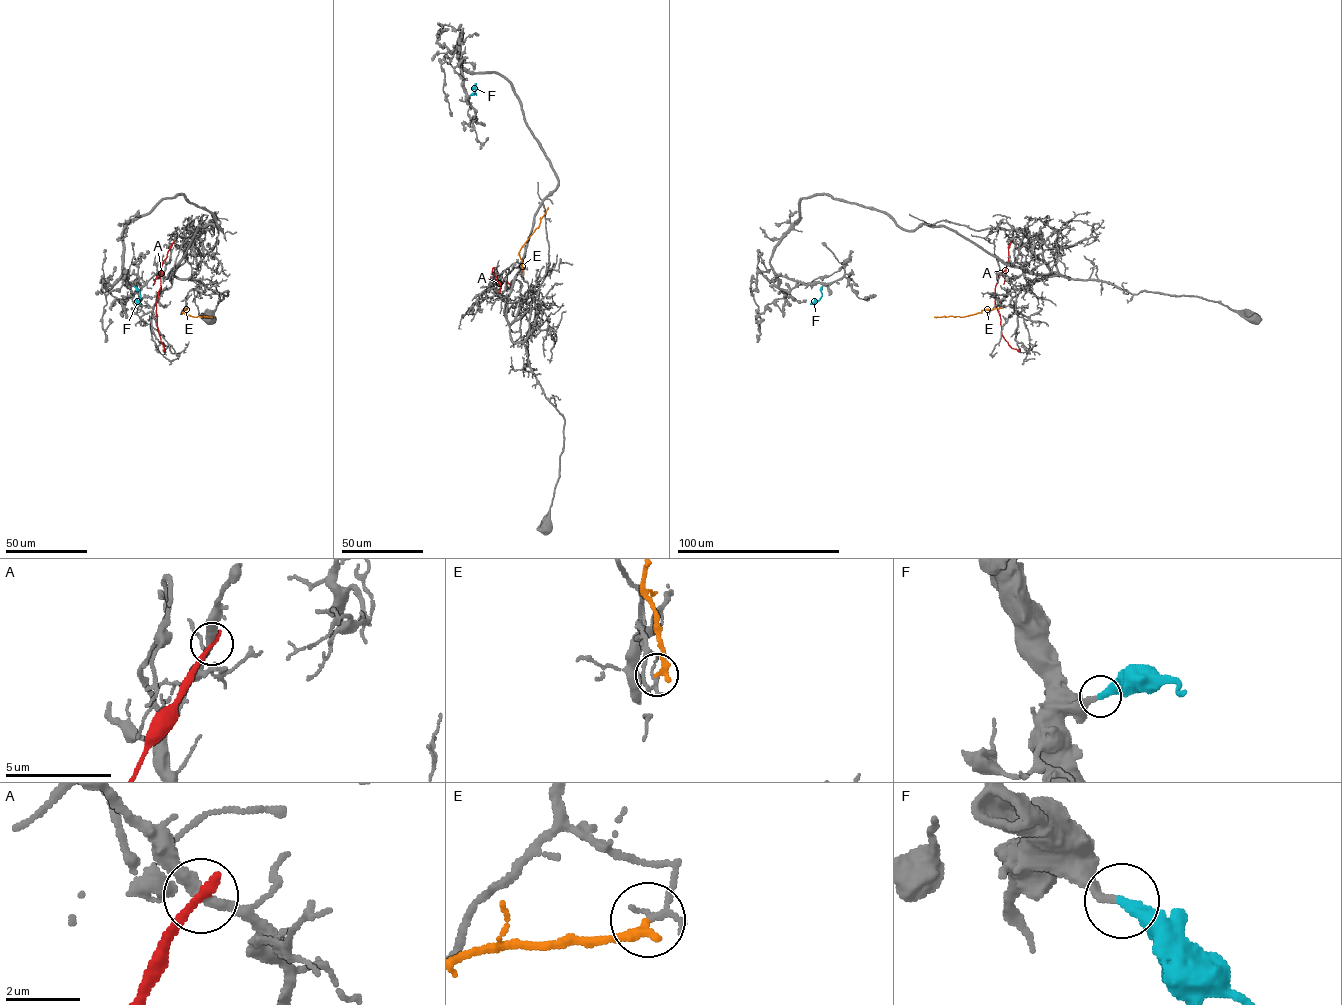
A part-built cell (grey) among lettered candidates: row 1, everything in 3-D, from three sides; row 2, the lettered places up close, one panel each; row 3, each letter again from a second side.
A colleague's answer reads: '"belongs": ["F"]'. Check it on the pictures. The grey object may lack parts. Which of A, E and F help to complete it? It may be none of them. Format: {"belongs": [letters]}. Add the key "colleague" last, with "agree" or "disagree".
{"belongs": ["F"], "colleague": "agree"}

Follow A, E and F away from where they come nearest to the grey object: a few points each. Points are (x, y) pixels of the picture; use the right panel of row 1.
A: (1012, 240), (1005, 269), (998, 276), (995, 303), (1000, 316), (1001, 334), (1012, 348), (1020, 351)
E: (1001, 307), (964, 316), (934, 317)
F: (822, 286), (821, 297), (810, 304)

